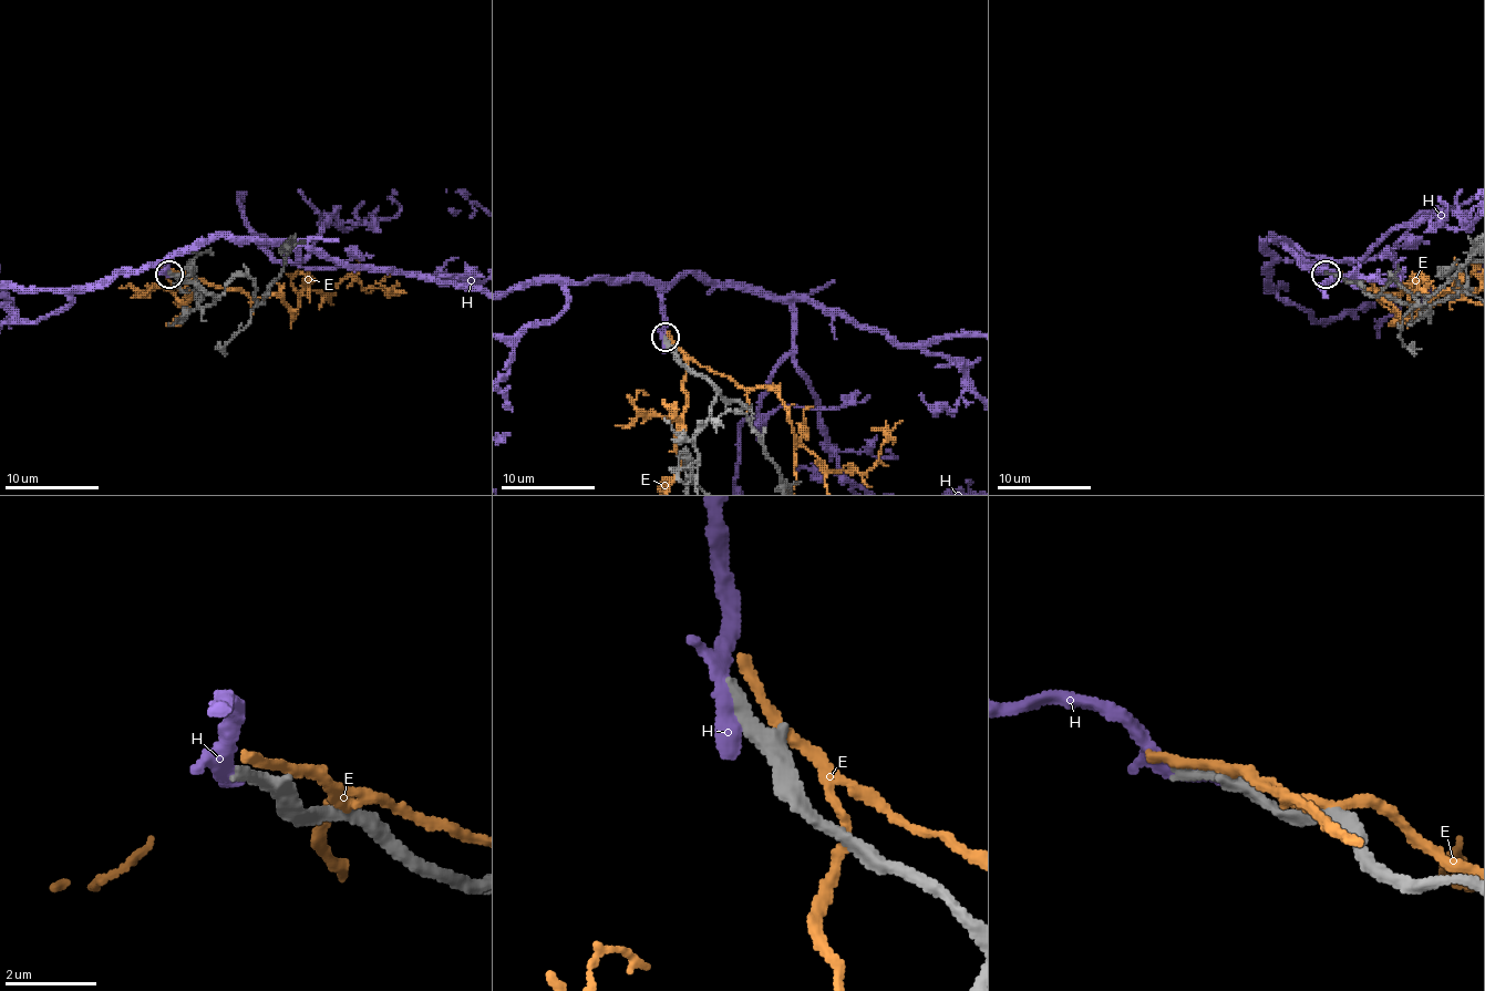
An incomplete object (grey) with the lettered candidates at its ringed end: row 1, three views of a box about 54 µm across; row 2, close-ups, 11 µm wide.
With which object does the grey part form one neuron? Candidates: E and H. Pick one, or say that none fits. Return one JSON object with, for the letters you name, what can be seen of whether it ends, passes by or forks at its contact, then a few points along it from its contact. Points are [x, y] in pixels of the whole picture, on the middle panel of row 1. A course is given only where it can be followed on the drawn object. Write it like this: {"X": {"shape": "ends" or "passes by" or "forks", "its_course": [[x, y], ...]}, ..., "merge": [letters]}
{"merge": []}

